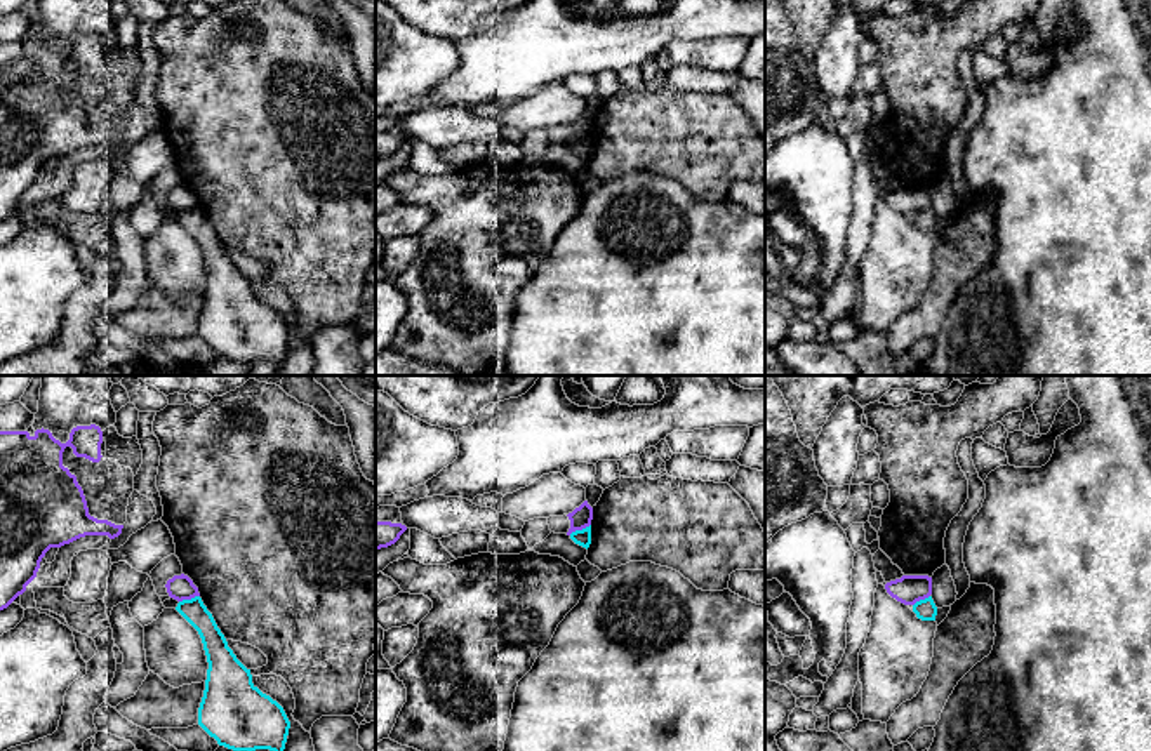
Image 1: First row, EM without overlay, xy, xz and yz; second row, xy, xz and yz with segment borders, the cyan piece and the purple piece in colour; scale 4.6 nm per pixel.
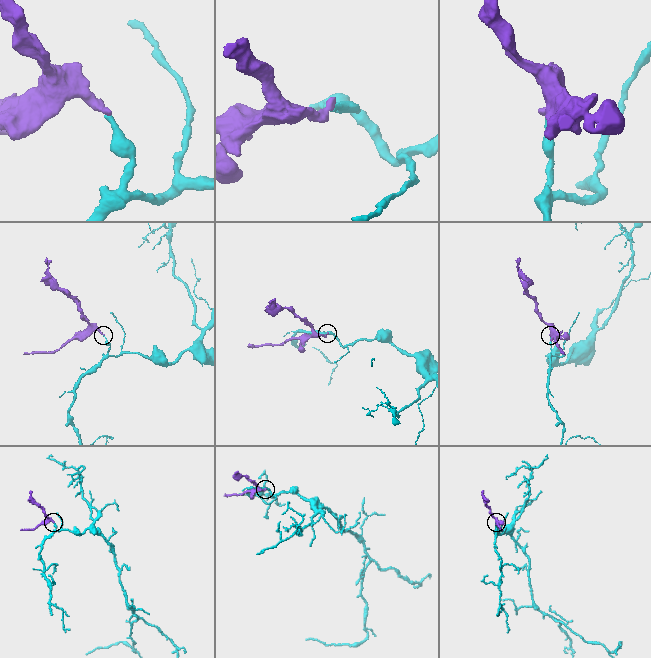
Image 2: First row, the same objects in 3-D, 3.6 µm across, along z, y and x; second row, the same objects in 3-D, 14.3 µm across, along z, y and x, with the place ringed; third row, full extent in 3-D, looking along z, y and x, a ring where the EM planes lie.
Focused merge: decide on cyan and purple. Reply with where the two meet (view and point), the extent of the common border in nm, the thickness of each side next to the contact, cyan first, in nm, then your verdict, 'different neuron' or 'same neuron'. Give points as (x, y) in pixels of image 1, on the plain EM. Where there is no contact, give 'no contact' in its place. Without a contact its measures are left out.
meets cyan in xz at (579, 141); contact 120 nm long; 80 nm thick on the cyan side, 100 nm on the other; different neuron

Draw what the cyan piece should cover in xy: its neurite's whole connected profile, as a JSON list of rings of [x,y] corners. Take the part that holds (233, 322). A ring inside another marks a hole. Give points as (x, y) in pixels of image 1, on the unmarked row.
[[[200,207],[179,212],[176,221],[198,242],[209,273],[198,336],[228,360],[275,362],[280,376],[290,339],[283,318],[252,294]]]

